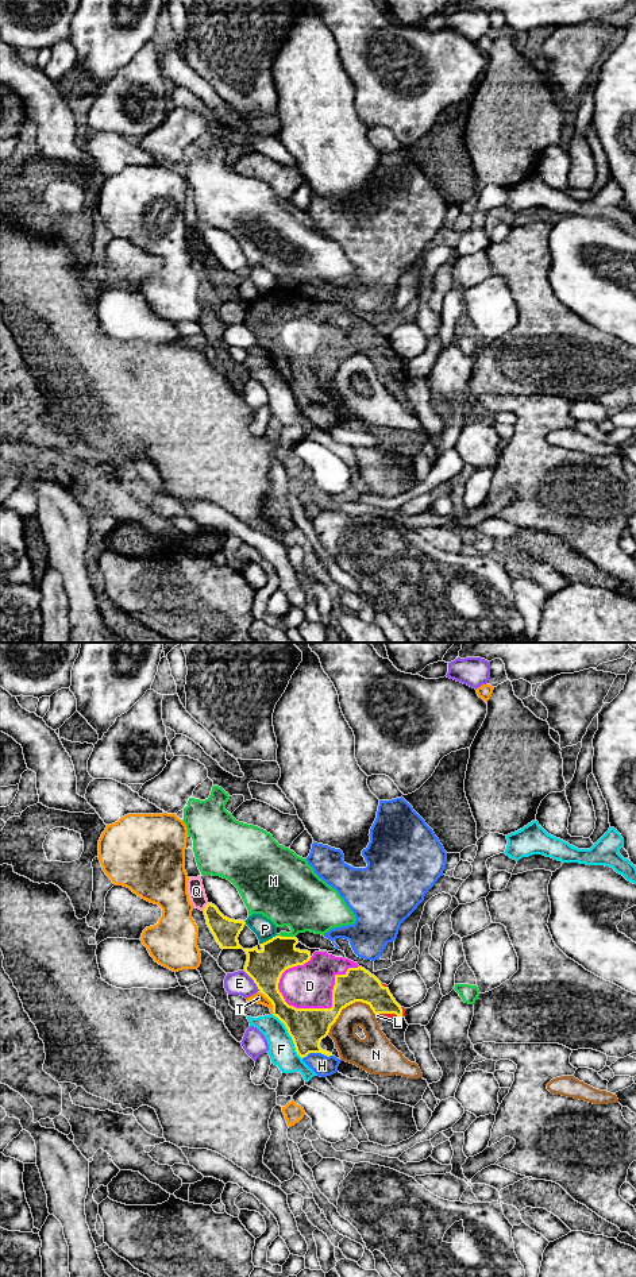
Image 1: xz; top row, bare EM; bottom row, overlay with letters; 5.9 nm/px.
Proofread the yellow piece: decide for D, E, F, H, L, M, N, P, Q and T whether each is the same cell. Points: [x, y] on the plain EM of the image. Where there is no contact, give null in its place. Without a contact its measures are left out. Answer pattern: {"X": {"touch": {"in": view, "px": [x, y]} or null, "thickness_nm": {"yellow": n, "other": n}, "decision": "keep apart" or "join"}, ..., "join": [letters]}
{"D": {"touch": {"in": "xz", "px": [328, 361]}, "thickness_nm": {"yellow": 220, "other": 260}, "decision": "join"}, "E": {"touch": {"in": "xz", "px": [253, 331]}, "thickness_nm": {"yellow": 220, "other": 140}, "decision": "keep apart"}, "F": {"touch": {"in": "xz", "px": [289, 386]}, "thickness_nm": {"yellow": 220, "other": 160}, "decision": "keep apart"}, "H": {"touch": {"in": "xz", "px": [316, 404]}, "thickness_nm": {"yellow": 220, "other": 120}, "decision": "keep apart"}, "L": {"touch": {"in": "xz", "px": [386, 365]}, "thickness_nm": {"yellow": 200, "other": 30}, "decision": "join"}, "M": {"touch": {"in": "xz", "px": [286, 289]}, "thickness_nm": {"yellow": 220, "other": 360}, "decision": "keep apart"}, "N": {"touch": {"in": "xz", "px": [346, 358]}, "thickness_nm": {"yellow": 220, "other": 160}, "decision": "keep apart"}, "P": {"touch": {"in": "xz", "px": [269, 292]}, "thickness_nm": {"yellow": 220, "other": 120}, "decision": "keep apart"}, "Q": {"touch": {"in": "xz", "px": [205, 259]}, "thickness_nm": {"yellow": 160, "other": 100}, "decision": "keep apart"}, "T": {"touch": {"in": "xz", "px": [272, 355]}, "thickness_nm": {"yellow": 220, "other": 70}, "decision": "keep apart"}, "join": ["D", "L"]}

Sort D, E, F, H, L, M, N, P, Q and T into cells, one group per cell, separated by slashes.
D L / E / F / H / M / N / P / Q / T

